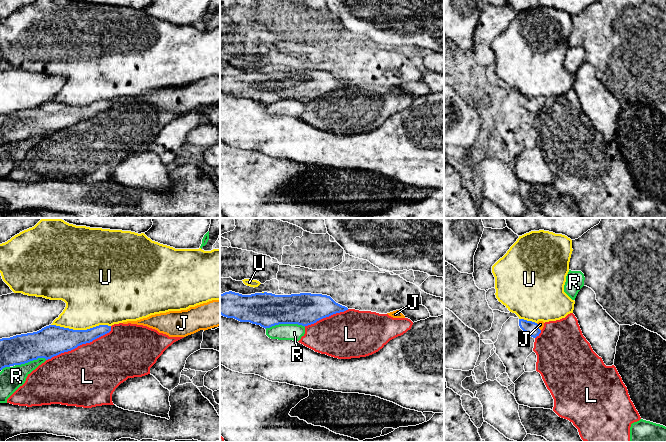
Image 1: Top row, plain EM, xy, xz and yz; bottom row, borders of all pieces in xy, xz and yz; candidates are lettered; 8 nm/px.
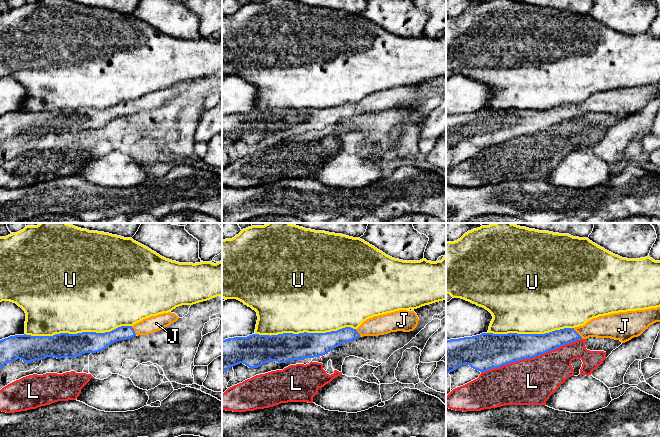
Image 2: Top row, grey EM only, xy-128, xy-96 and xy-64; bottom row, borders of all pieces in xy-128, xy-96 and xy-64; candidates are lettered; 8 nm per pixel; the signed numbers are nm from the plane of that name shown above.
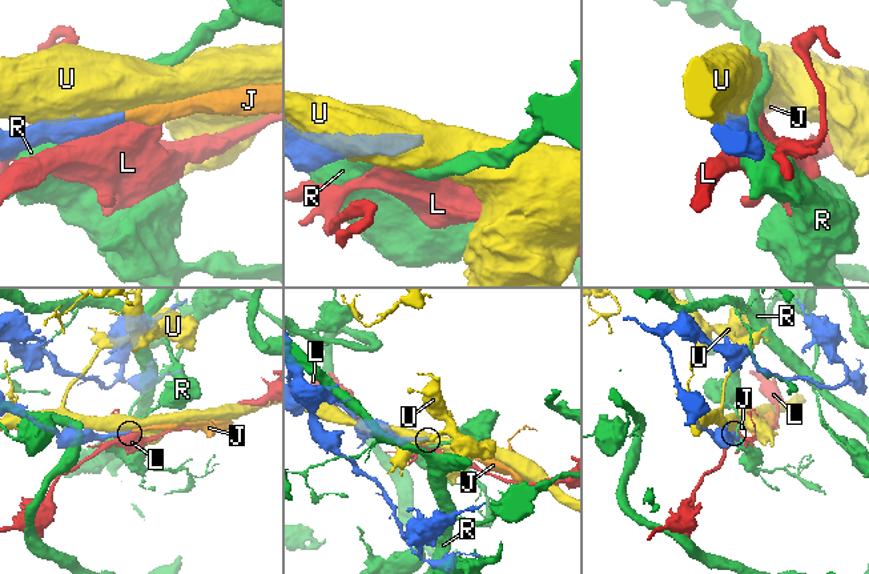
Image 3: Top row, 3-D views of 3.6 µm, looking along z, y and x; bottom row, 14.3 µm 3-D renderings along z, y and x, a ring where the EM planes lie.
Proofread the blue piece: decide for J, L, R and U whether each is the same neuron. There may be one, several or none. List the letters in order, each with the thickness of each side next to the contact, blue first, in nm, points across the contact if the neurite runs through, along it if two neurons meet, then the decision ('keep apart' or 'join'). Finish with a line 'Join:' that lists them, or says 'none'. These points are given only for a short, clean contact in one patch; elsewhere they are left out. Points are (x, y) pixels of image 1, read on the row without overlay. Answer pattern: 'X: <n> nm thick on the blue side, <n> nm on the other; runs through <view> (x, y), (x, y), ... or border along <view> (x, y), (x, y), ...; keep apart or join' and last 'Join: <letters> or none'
J: 110 nm thick on the blue side, 50 nm on the other; runs through yz (531, 104), (538, 103), (540, 100); join
L: 240 nm thick on the blue side, 480 nm on the other; keep apart
R: 280 nm thick on the blue side, 130 nm on the other; keep apart
U: 240 nm thick on the blue side, 400 nm on the other; keep apart
Join: J

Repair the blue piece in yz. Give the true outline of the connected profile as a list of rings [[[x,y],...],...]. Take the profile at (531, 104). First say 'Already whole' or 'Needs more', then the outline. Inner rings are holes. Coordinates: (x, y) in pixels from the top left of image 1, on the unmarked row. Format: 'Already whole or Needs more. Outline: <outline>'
Needs more. Outline: [[[519,95],[519,102],[528,111],[530,111],[533,114],[536,114],[541,109],[541,106],[544,103],[544,98],[539,97],[538,99],[535,99],[535,98],[532,98],[532,97]]]

